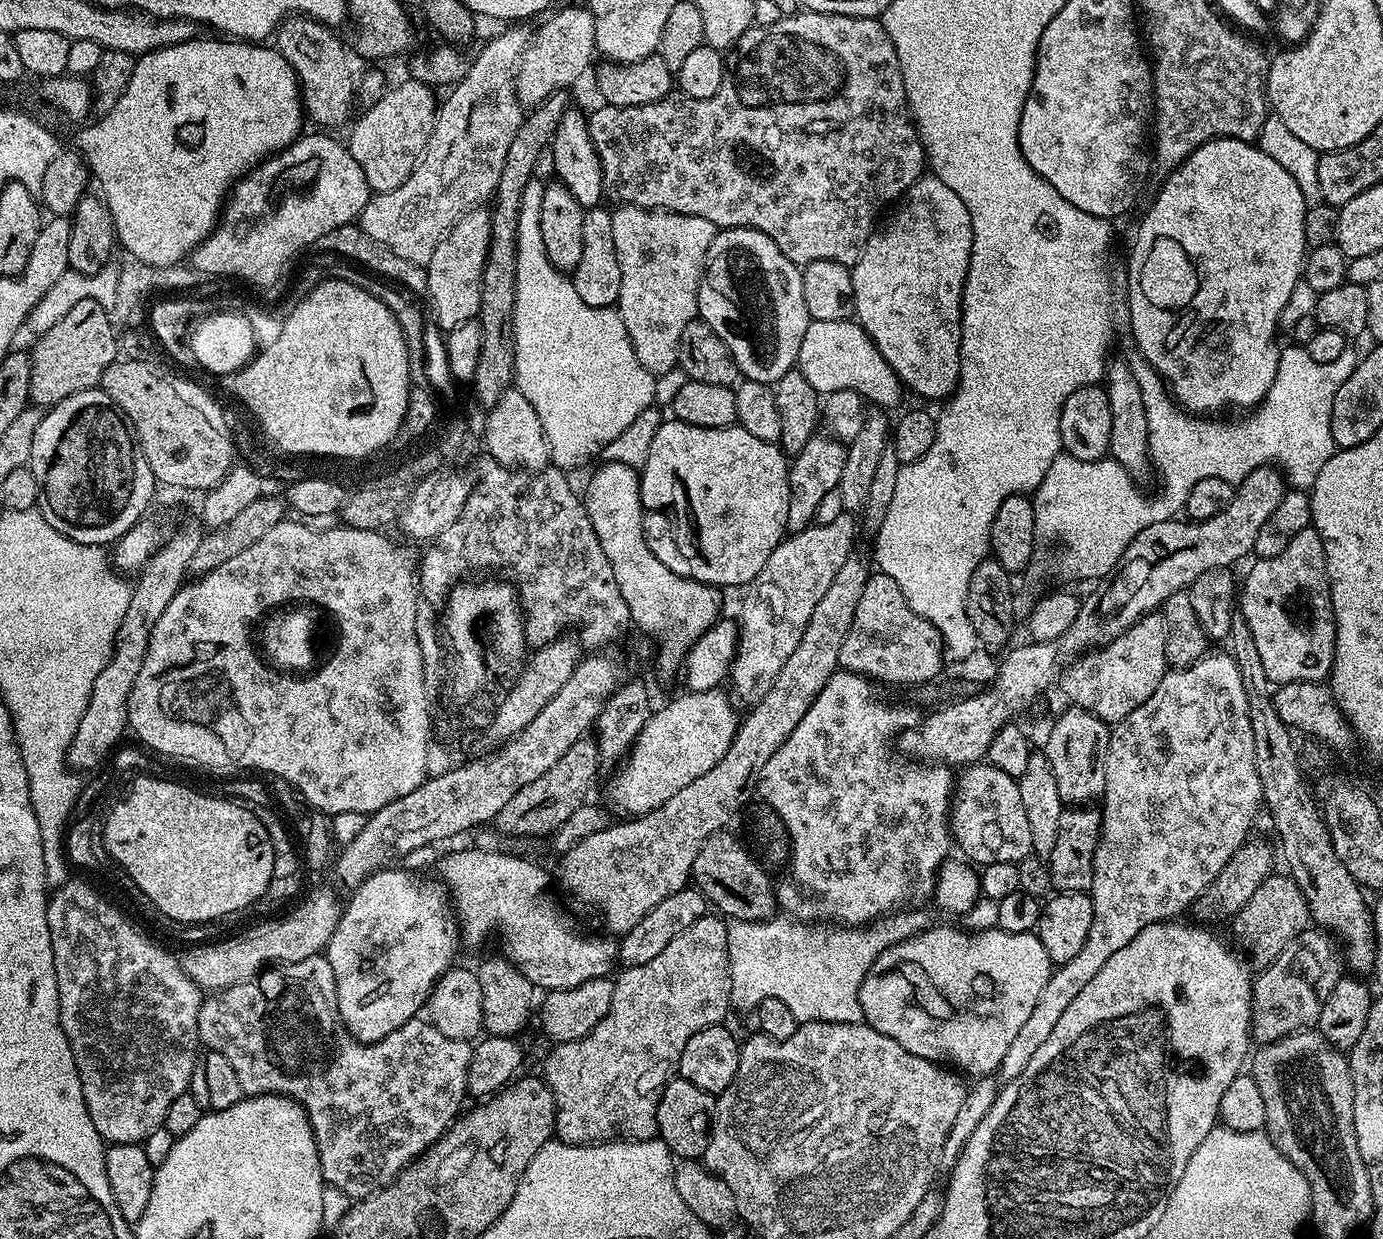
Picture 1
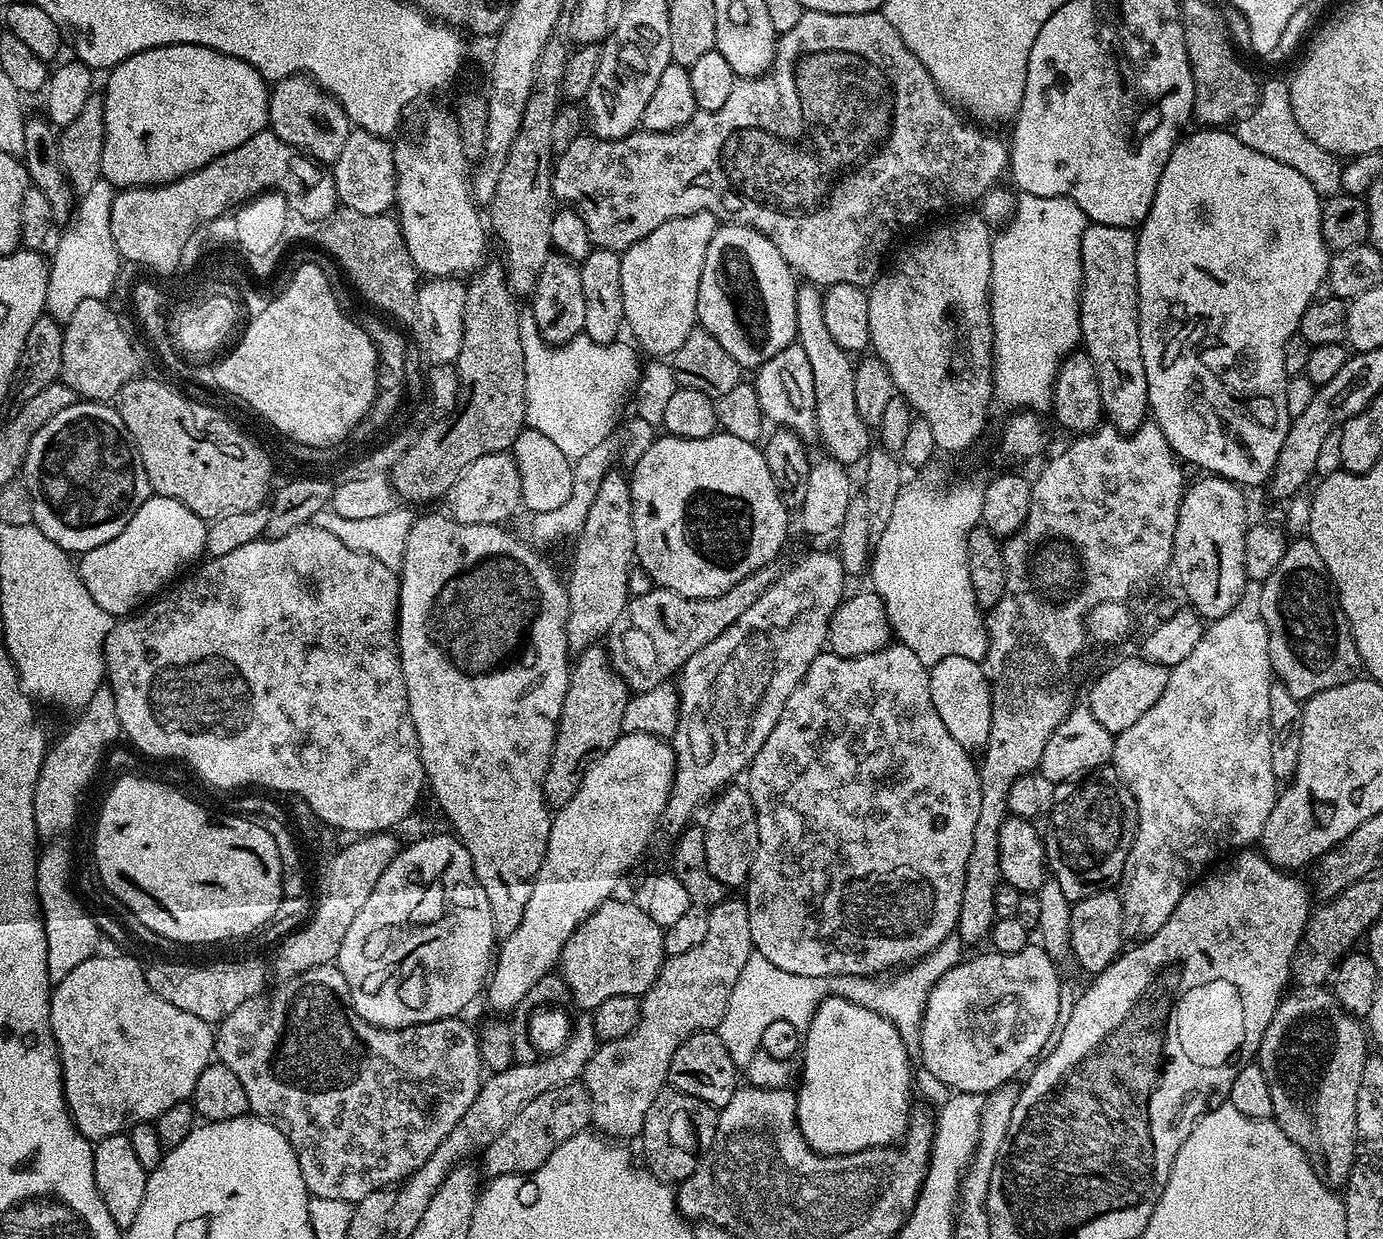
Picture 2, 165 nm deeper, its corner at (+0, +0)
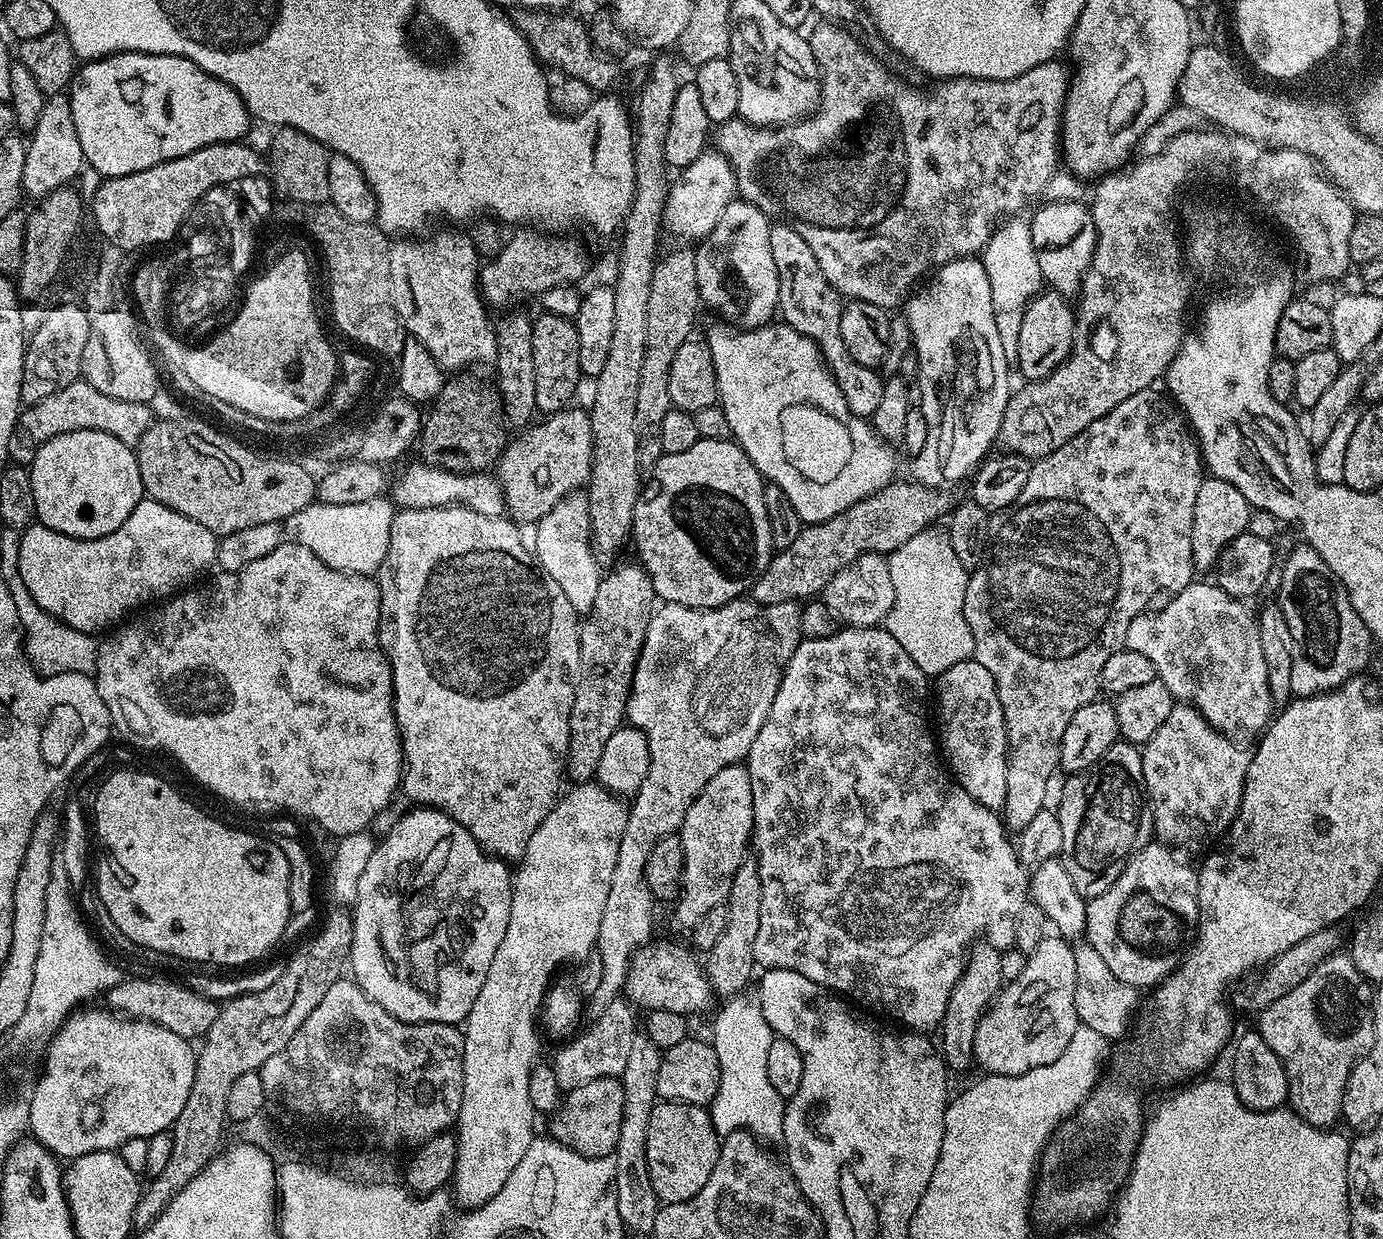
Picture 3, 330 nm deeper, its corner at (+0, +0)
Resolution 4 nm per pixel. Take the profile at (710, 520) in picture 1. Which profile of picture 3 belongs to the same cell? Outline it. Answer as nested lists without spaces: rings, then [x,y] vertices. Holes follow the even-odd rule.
[[[702,440],[690,450],[682,450],[682,454],[665,454],[660,461],[650,469],[649,478],[643,485],[640,498],[634,506],[634,518],[632,519],[631,543],[636,543],[638,562],[646,570],[650,582],[654,582],[654,590],[657,597],[666,604],[681,604],[691,608],[721,608],[723,604],[731,604],[733,600],[743,597],[751,589],[752,583],[766,570],[766,566],[772,561],[774,549],[770,538],[770,518],[764,501],[765,479],[760,471],[750,462],[735,440]]]

